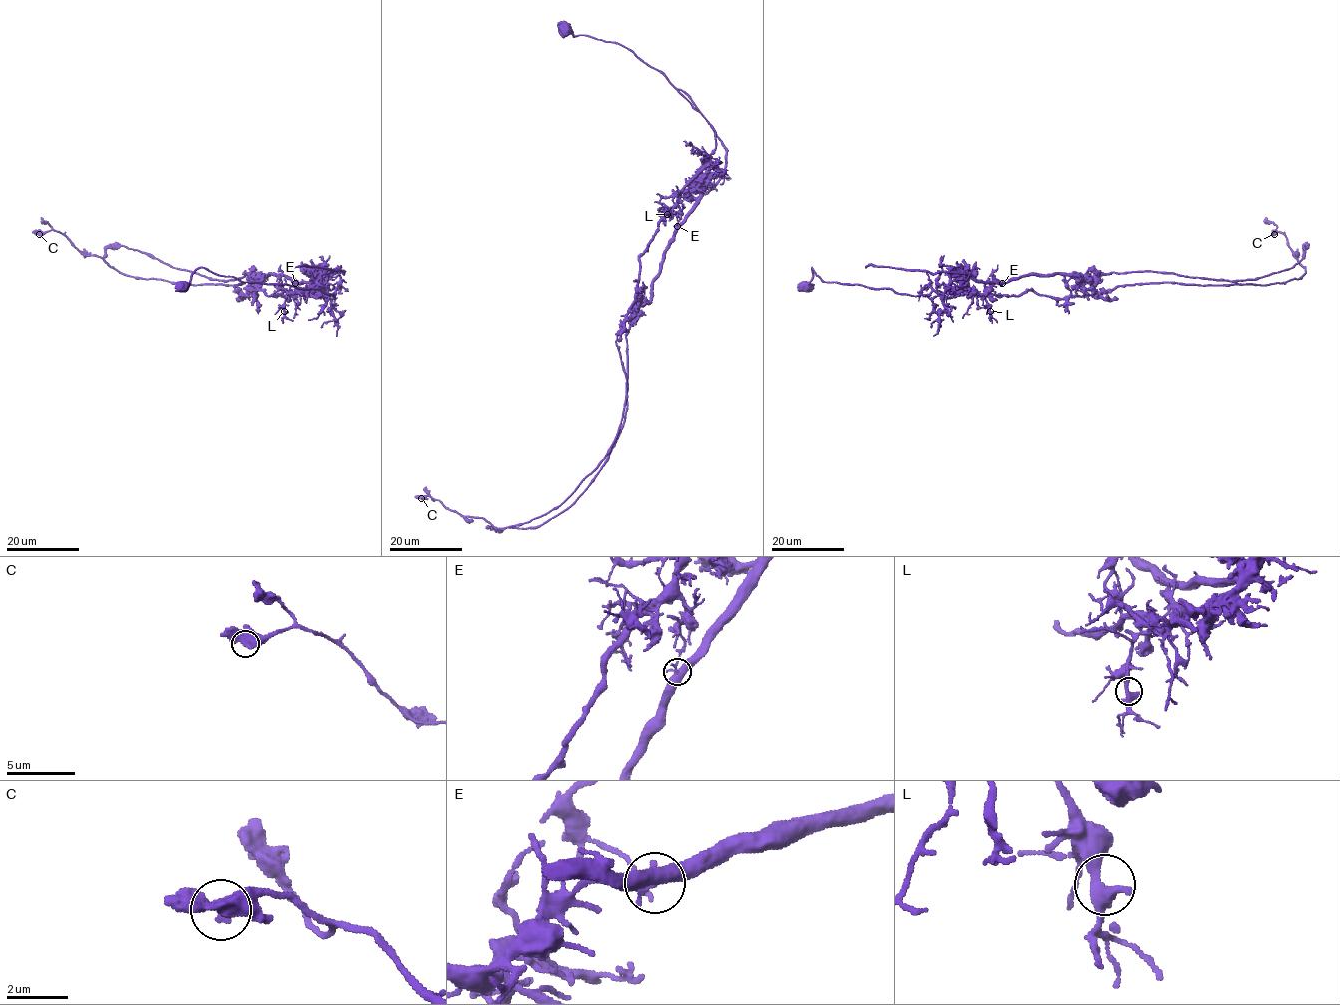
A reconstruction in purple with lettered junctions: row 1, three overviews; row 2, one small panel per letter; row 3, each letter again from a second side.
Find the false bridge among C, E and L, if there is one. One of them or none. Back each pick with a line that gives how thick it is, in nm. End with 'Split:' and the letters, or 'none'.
E: Thickness 420 nm
Split: E

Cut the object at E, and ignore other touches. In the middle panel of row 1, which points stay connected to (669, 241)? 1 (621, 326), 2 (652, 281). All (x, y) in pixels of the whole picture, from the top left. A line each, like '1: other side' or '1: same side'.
1: other side
2: same side

